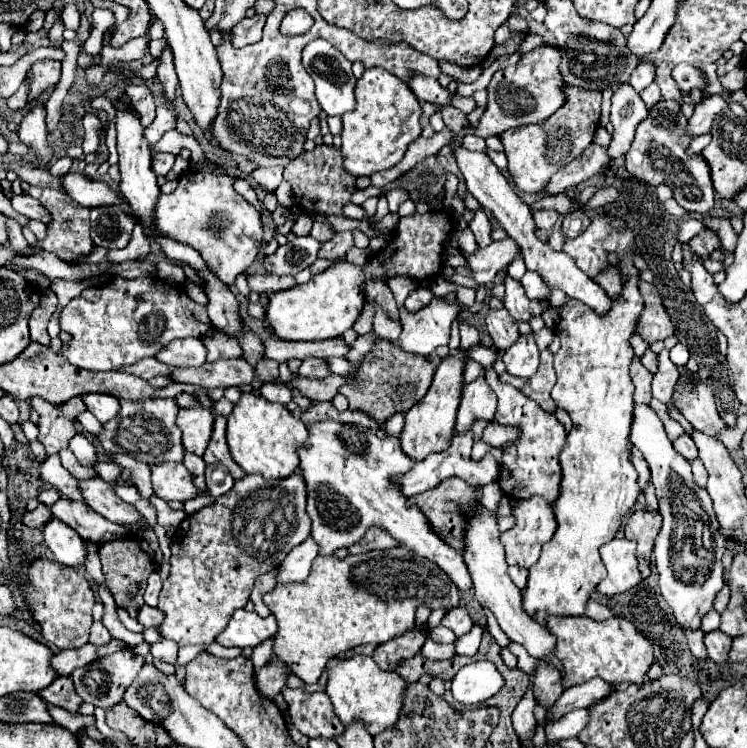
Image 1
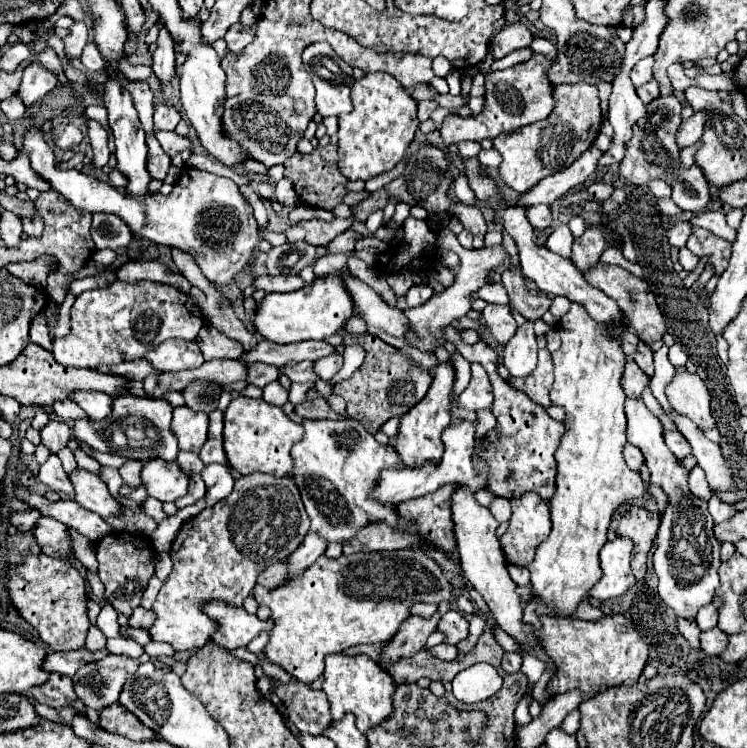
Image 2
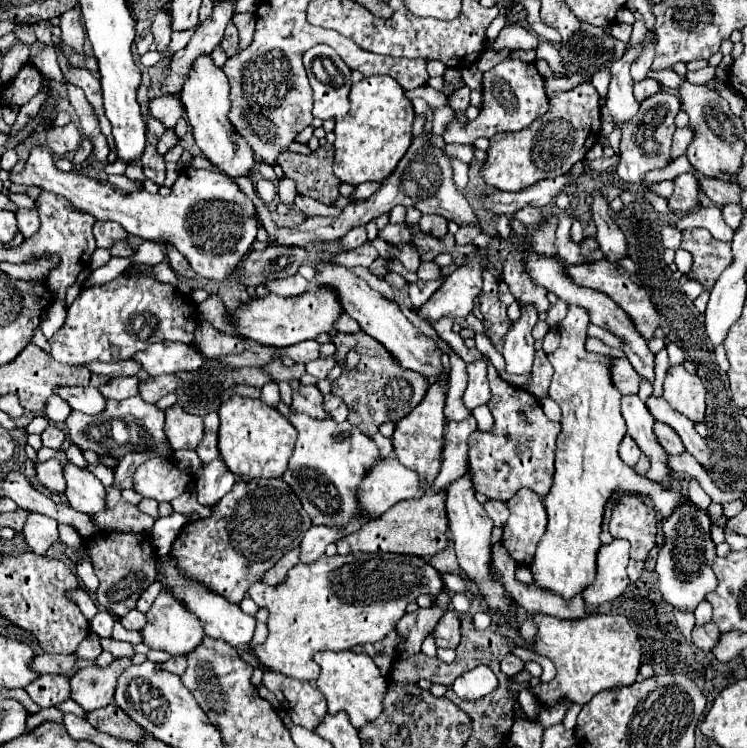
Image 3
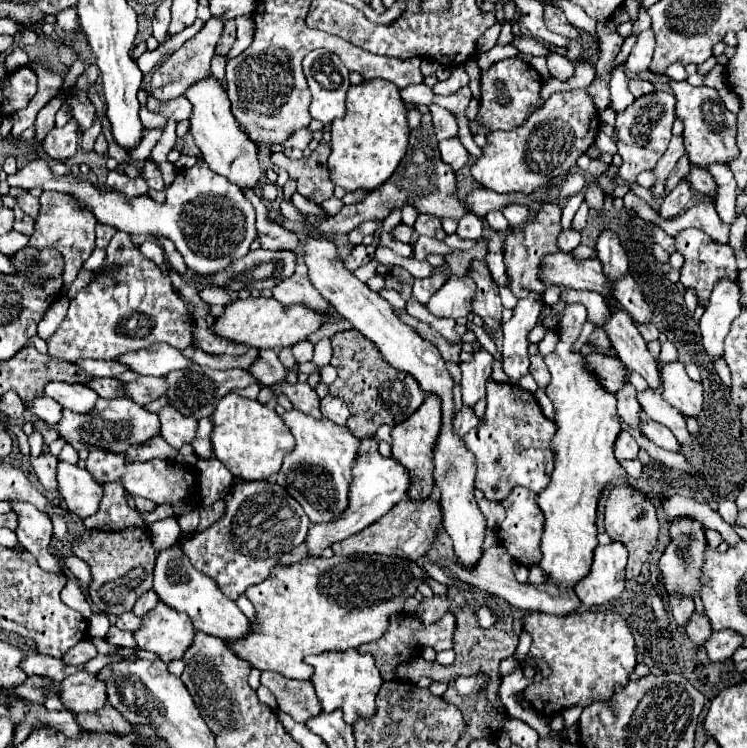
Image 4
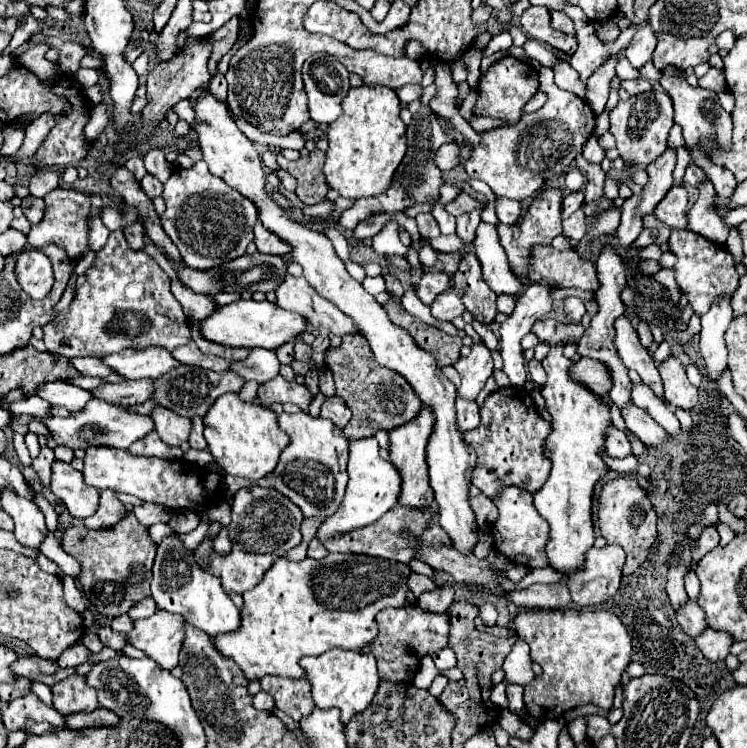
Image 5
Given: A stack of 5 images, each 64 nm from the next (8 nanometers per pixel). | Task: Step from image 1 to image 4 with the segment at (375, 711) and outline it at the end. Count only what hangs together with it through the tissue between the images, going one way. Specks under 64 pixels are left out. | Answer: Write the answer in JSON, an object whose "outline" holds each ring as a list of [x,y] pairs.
{"outline":[[[358,650],[348,652],[324,652],[318,656],[306,656],[306,664],[314,668],[314,674],[310,682],[316,688],[316,696],[322,704],[324,712],[332,712],[340,708],[344,712],[344,722],[354,724],[362,716],[374,714],[374,698],[380,690],[380,684],[384,682],[376,664],[374,656],[360,654]]]}

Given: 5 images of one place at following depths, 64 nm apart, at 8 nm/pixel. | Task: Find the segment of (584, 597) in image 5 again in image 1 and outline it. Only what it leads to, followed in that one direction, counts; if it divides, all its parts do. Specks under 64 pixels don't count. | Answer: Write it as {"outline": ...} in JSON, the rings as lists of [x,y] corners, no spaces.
{"outline":[[[614,538],[600,548],[602,562],[608,570],[606,578],[596,586],[602,596],[622,594],[634,588],[642,578],[636,562],[636,542],[628,538]]]}

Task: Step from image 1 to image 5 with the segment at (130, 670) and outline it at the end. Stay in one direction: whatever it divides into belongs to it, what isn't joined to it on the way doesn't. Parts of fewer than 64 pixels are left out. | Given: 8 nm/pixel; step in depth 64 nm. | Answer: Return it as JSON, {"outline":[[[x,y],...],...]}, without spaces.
{"outline":[[[70,676],[52,686],[52,706],[60,714],[90,712],[98,708],[96,690],[86,684],[82,676]]]}

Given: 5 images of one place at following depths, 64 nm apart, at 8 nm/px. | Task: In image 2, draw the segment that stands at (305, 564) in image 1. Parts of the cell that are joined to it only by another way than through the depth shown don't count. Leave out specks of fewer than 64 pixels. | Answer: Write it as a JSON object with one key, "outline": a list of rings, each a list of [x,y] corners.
{"outline":[[[308,532],[306,538],[302,540],[302,544],[290,554],[288,558],[288,578],[300,574],[302,570],[306,570],[314,560],[318,560],[324,550],[326,550],[326,540],[320,536],[320,534],[314,534],[314,532]]]}

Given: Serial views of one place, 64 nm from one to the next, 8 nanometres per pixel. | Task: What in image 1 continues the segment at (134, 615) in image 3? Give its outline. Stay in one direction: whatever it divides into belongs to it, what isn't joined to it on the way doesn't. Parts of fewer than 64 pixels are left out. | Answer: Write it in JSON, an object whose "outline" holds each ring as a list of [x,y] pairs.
{"outline":[[[142,606],[142,610],[138,610],[136,620],[144,626],[144,628],[156,628],[162,622],[164,614],[158,608],[150,608],[150,606]]]}

